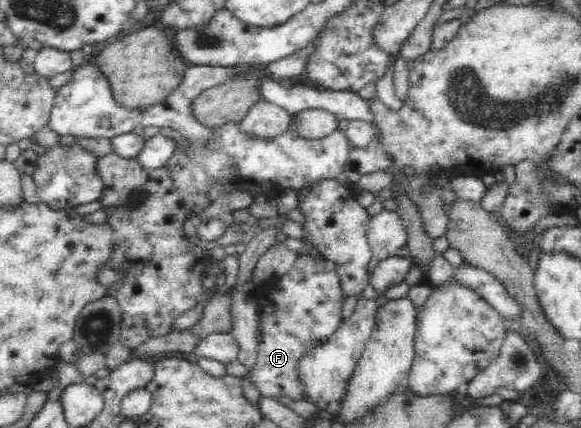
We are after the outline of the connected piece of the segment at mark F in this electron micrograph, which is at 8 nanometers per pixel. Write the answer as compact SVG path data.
M301 253L287 274L253 287L256 304L258 356L255 370L249 373L261 395L305 399L305 387L299 375L301 358L323 338L339 328L343 318L343 287L336 264L325 257Z

